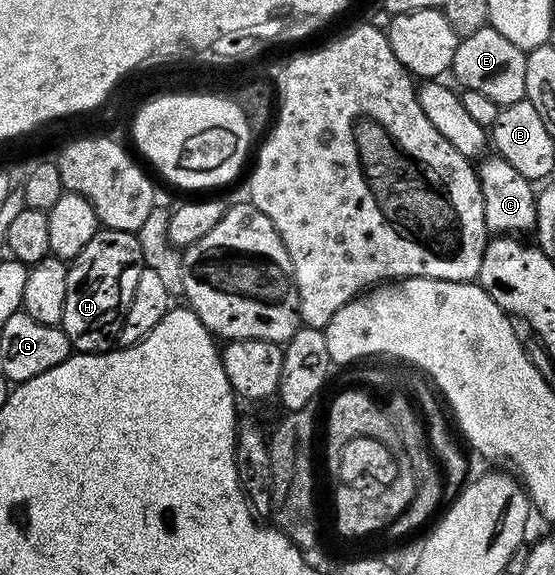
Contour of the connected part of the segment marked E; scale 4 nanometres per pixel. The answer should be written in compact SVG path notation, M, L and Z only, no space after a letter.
M490 25L481 28L481 32L473 32L473 36L459 39L457 52L453 52L453 64L450 73L460 82L463 90L481 92L489 96L500 108L509 104L517 104L526 99L525 92L525 60L527 54L517 44L505 40L501 32Z

